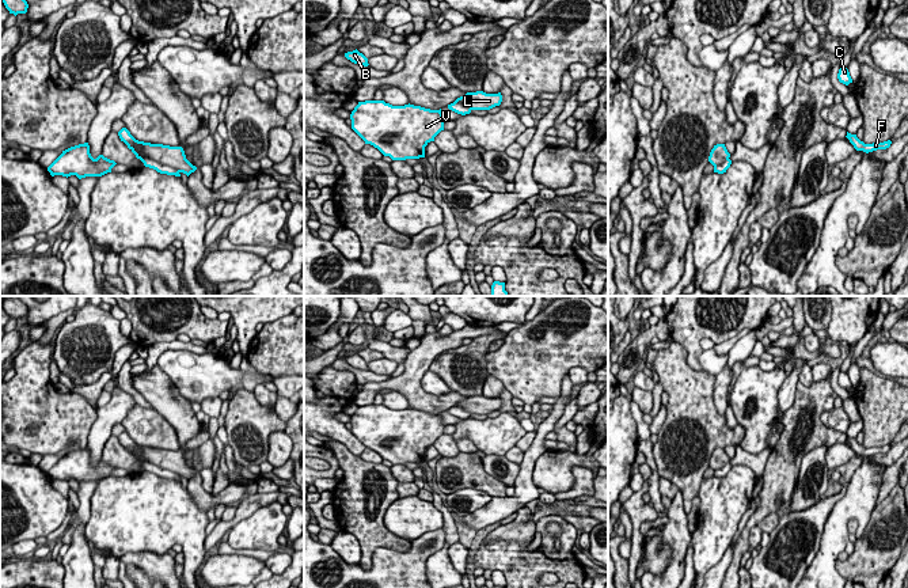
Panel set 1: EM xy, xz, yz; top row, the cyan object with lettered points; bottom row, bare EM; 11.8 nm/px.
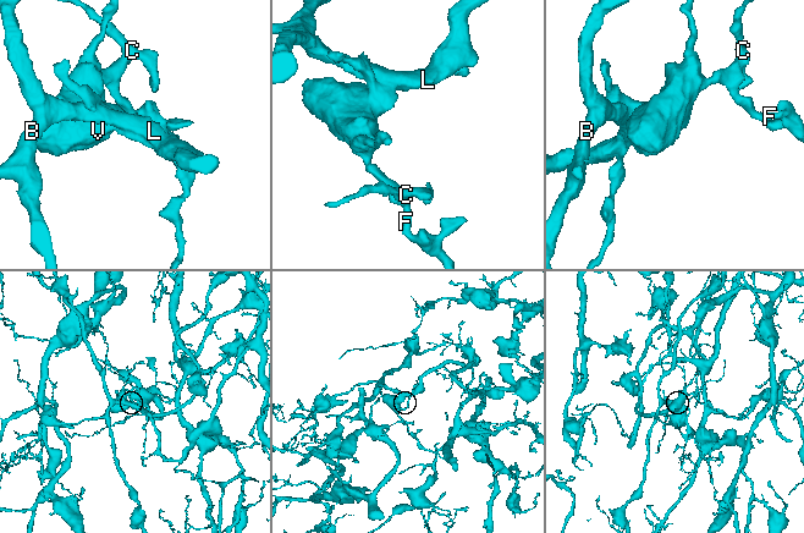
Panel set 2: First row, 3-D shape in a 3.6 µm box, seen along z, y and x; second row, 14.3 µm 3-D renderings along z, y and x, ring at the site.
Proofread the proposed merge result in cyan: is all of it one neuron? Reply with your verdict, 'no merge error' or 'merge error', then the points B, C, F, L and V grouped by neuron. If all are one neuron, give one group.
merge error; groups B L / C F V

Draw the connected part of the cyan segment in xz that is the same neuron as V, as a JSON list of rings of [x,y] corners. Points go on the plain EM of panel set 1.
[[[384,405],[358,406],[350,418],[352,433],[365,445],[392,464],[425,462],[425,451],[444,435],[442,417],[421,410],[392,410]]]

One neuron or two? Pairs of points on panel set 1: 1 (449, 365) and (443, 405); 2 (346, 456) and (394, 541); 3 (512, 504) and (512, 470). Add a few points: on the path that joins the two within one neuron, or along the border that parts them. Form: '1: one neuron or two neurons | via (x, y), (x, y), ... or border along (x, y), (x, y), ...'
1: two neurons | border along (451, 390), (466, 397)
2: one neuron | via (360, 478), (361, 513), (372, 524)
3: two neurons | border along (520, 465), (519, 474), (512, 485)

